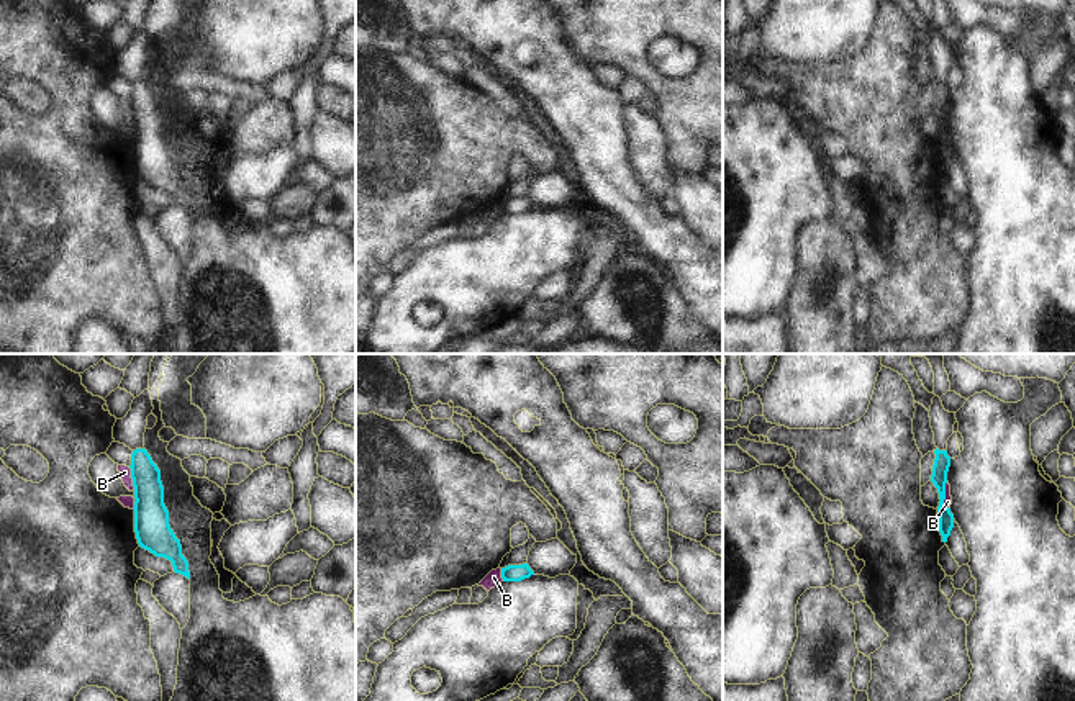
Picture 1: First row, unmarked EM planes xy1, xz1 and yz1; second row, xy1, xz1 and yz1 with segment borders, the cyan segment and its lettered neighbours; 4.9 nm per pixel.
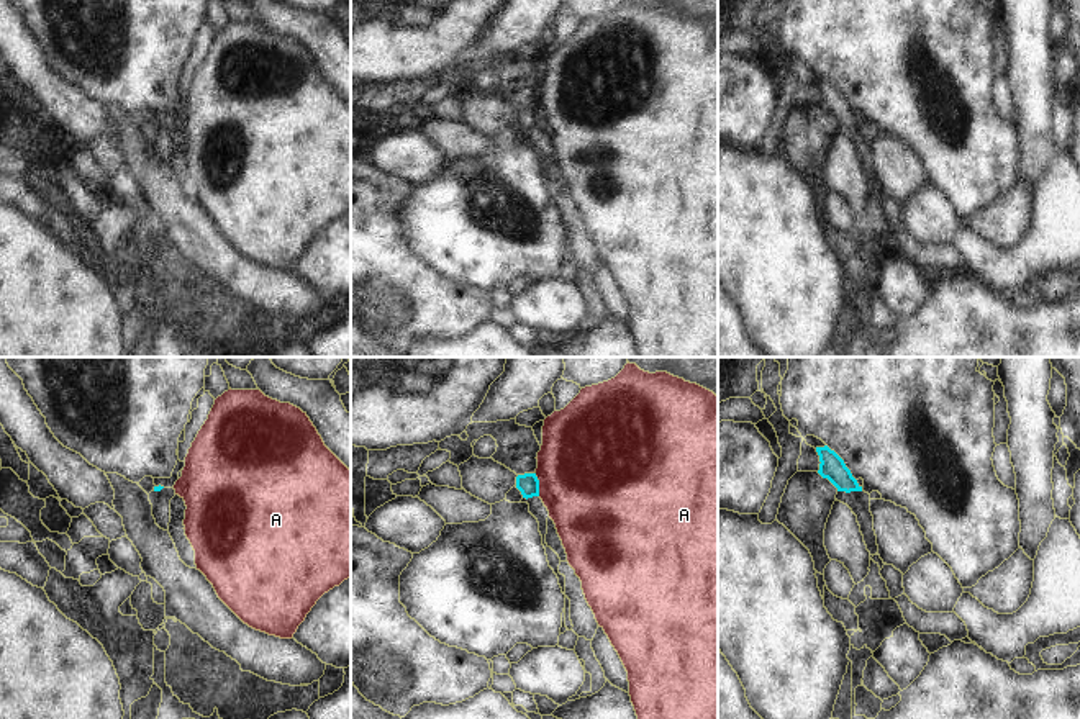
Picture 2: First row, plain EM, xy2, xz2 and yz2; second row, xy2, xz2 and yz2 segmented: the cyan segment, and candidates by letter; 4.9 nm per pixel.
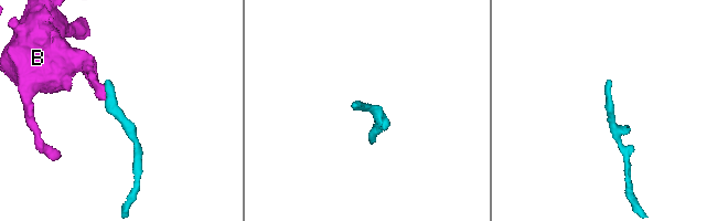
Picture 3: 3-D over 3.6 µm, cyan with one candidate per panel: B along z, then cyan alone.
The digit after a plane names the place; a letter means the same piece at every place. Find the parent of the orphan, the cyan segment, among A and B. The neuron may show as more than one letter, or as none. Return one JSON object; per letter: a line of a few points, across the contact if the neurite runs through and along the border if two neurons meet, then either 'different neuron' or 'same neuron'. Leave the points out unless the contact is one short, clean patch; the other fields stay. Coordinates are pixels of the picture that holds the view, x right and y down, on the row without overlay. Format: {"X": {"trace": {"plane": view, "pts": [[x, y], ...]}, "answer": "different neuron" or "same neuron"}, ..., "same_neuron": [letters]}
{"A": {"trace": {"plane": "xz2", "pts": [[535, 107], [540, 117], [540, 128]]}, "answer": "different neuron"}, "B": {"trace": {"plane": "xy1", "pts": [[128, 100], [135, 123]]}, "answer": "different neuron"}, "same_neuron": []}

